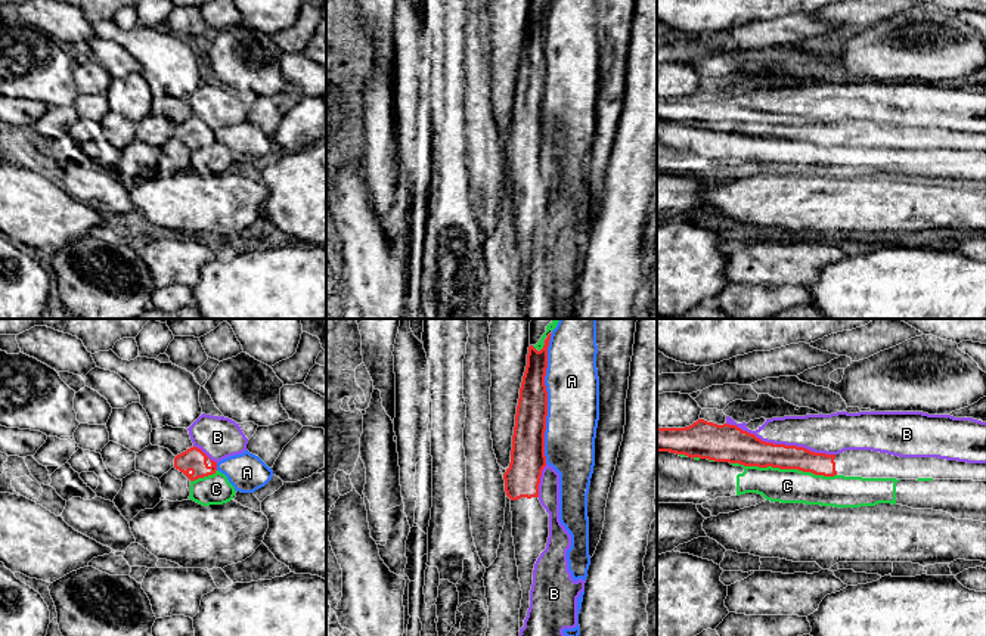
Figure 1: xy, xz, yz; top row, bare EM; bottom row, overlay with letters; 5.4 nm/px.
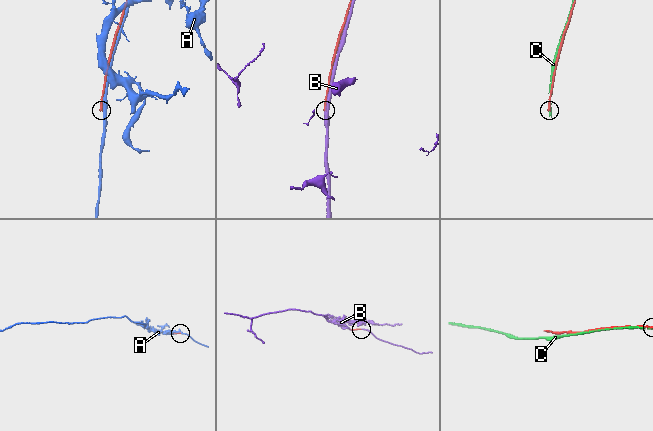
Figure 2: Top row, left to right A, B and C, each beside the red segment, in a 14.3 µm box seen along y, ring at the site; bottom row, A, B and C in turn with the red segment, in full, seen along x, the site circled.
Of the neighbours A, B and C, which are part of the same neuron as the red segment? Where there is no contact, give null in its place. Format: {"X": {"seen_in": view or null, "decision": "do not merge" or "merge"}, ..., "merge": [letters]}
{"A": {"seen_in": "xz", "decision": "do not merge"}, "B": {"seen_in": "yz", "decision": "do not merge"}, "C": {"seen_in": "yz", "decision": "do not merge"}, "merge": []}

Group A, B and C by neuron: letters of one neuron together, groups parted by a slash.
A / B / C

